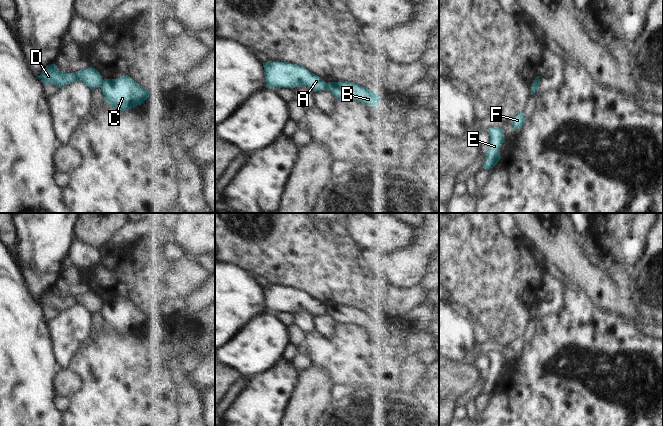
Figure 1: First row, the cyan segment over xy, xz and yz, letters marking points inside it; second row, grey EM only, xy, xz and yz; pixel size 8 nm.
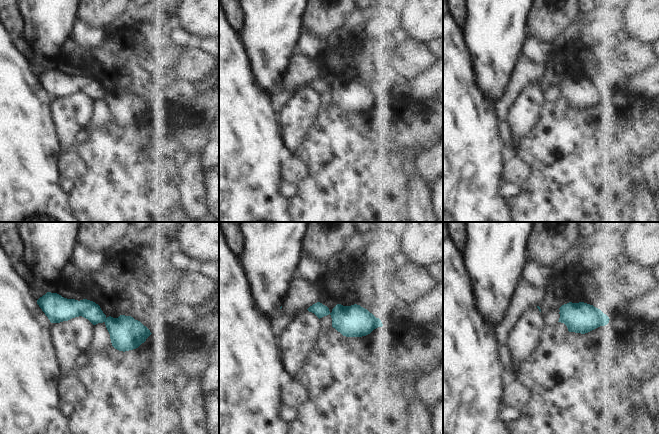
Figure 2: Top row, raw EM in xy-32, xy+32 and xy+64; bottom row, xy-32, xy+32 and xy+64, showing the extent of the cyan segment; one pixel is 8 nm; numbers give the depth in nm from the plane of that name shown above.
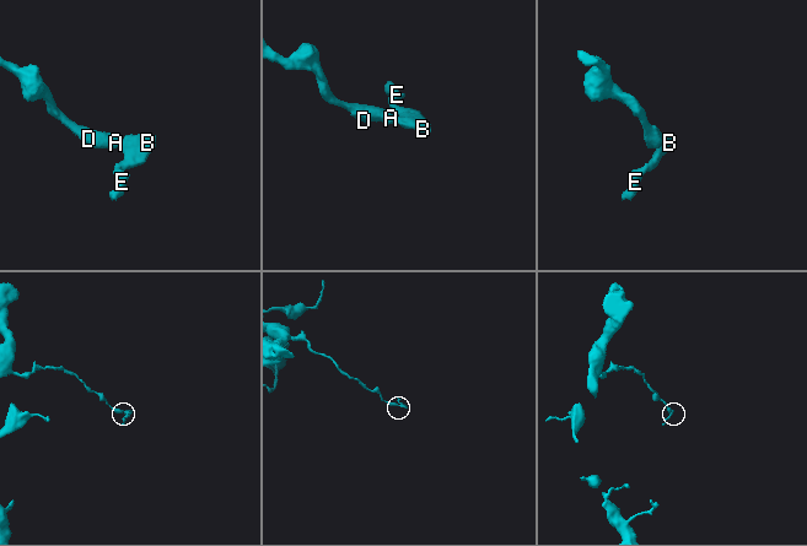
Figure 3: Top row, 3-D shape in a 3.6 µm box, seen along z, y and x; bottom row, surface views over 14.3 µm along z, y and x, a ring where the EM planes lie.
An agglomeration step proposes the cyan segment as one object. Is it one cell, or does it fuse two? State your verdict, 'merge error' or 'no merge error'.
merge error

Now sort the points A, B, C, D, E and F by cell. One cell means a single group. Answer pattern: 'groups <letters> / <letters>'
groups A D / B C E F

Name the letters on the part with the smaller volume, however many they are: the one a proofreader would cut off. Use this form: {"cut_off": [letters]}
{"cut_off": ["B", "C", "E", "F"]}

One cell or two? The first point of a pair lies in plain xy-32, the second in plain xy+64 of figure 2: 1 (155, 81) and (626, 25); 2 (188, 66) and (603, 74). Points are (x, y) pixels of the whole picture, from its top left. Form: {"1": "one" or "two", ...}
{"1": "two", "2": "two"}

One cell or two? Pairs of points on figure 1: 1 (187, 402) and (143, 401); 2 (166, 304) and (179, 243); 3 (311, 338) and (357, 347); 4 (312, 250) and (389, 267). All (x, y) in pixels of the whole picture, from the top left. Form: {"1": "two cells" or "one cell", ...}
{"1": "two cells", "2": "two cells", "3": "one cell", "4": "two cells"}

